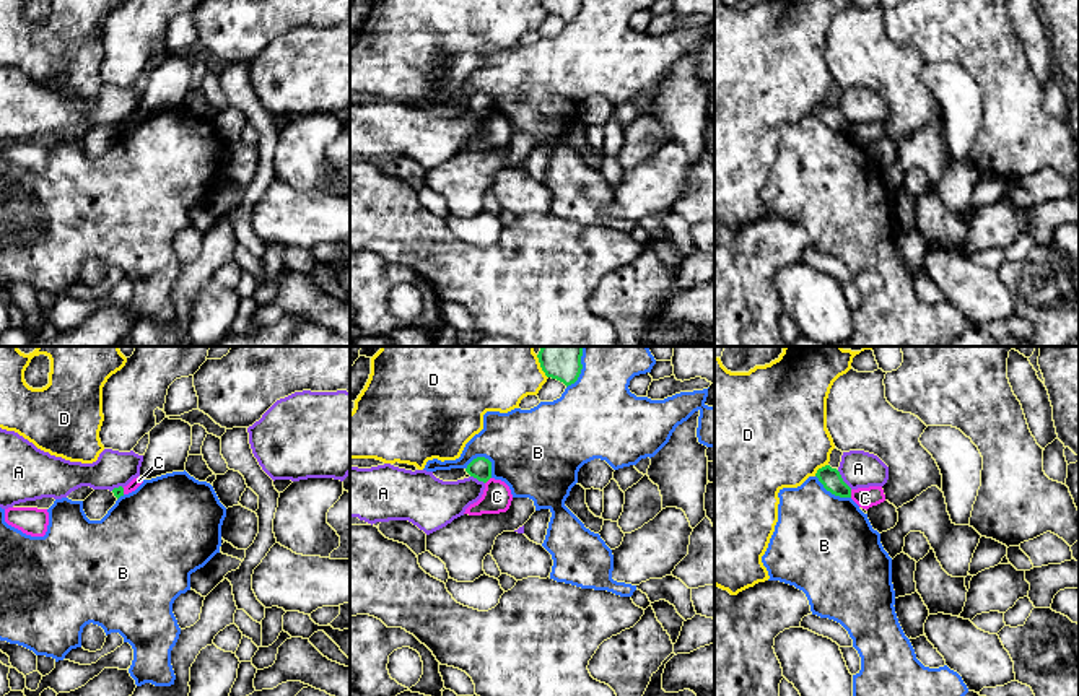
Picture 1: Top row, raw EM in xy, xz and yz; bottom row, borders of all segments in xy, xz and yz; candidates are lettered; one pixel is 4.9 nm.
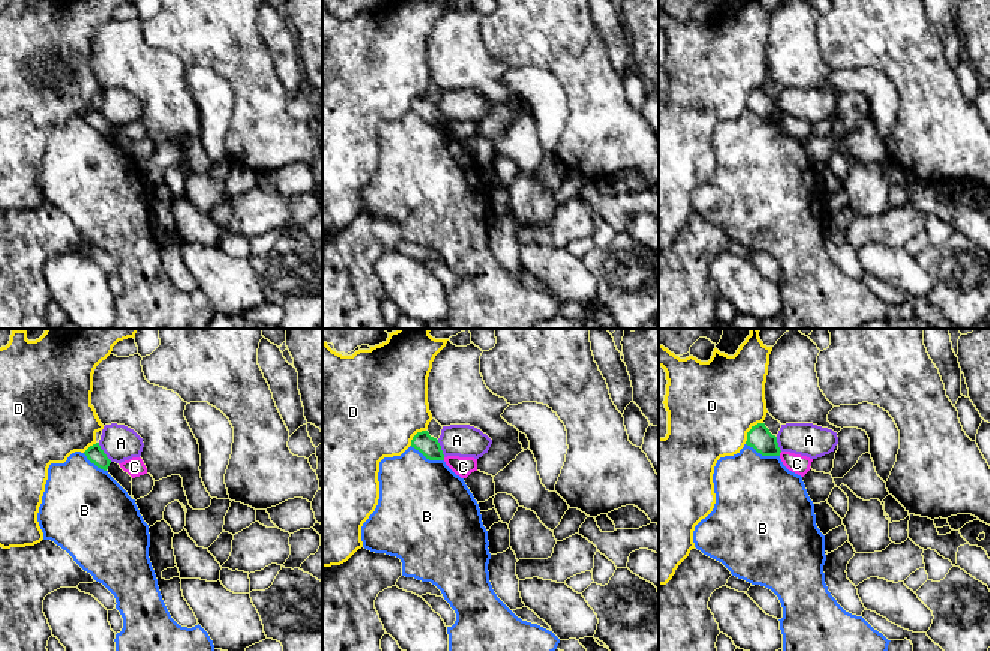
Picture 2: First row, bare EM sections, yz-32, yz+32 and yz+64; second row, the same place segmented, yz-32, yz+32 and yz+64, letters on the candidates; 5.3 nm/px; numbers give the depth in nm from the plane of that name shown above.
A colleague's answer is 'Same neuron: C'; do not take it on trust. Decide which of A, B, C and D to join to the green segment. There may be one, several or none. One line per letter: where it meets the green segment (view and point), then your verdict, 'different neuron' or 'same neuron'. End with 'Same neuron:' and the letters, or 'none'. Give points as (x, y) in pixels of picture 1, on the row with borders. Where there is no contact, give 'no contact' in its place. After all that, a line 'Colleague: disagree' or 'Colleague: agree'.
A: contact yz (842, 480); different neuron
B: contact xz (484, 457); different neuron
C: contact yz (850, 493); different neuron
D: contact yz (819, 469); different neuron
Same neuron: none
Colleague: disagree

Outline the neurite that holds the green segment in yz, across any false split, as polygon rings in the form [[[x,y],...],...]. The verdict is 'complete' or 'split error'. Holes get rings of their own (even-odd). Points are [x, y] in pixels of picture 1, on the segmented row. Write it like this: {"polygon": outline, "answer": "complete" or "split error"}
{"polygon": [[[825,465],[817,470],[815,476],[827,491],[840,498],[851,498],[851,488],[843,481],[840,472]]], "answer": "complete"}

